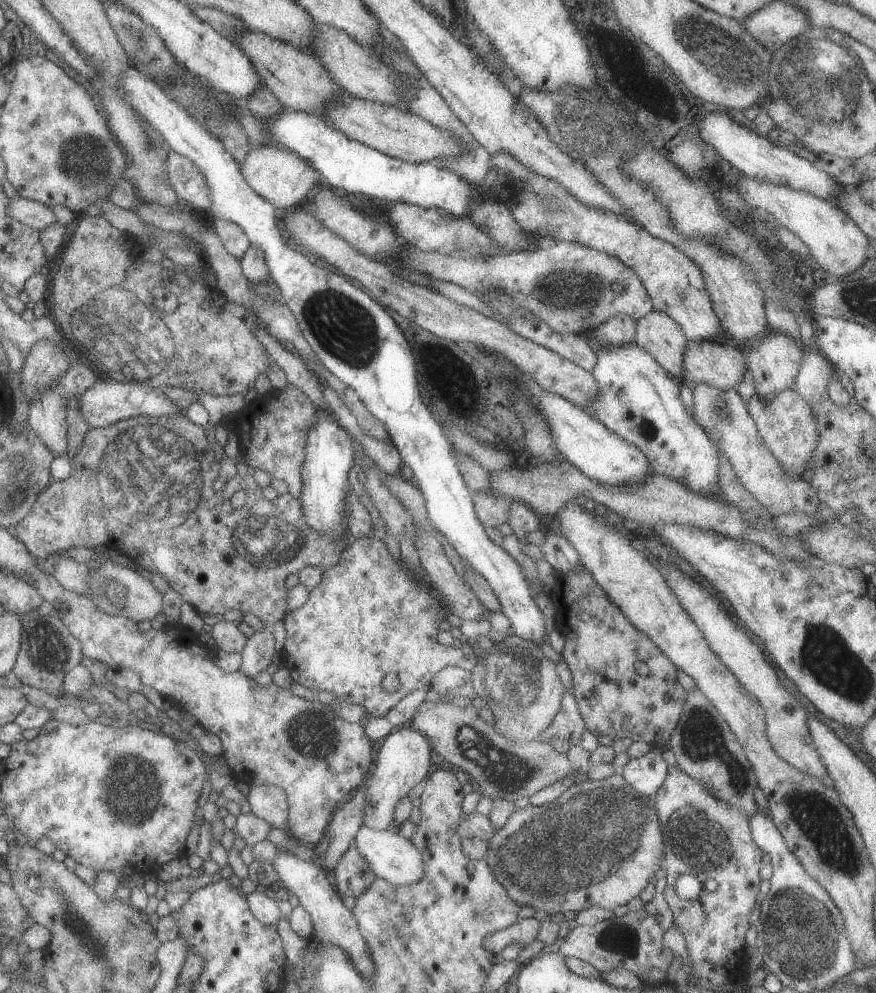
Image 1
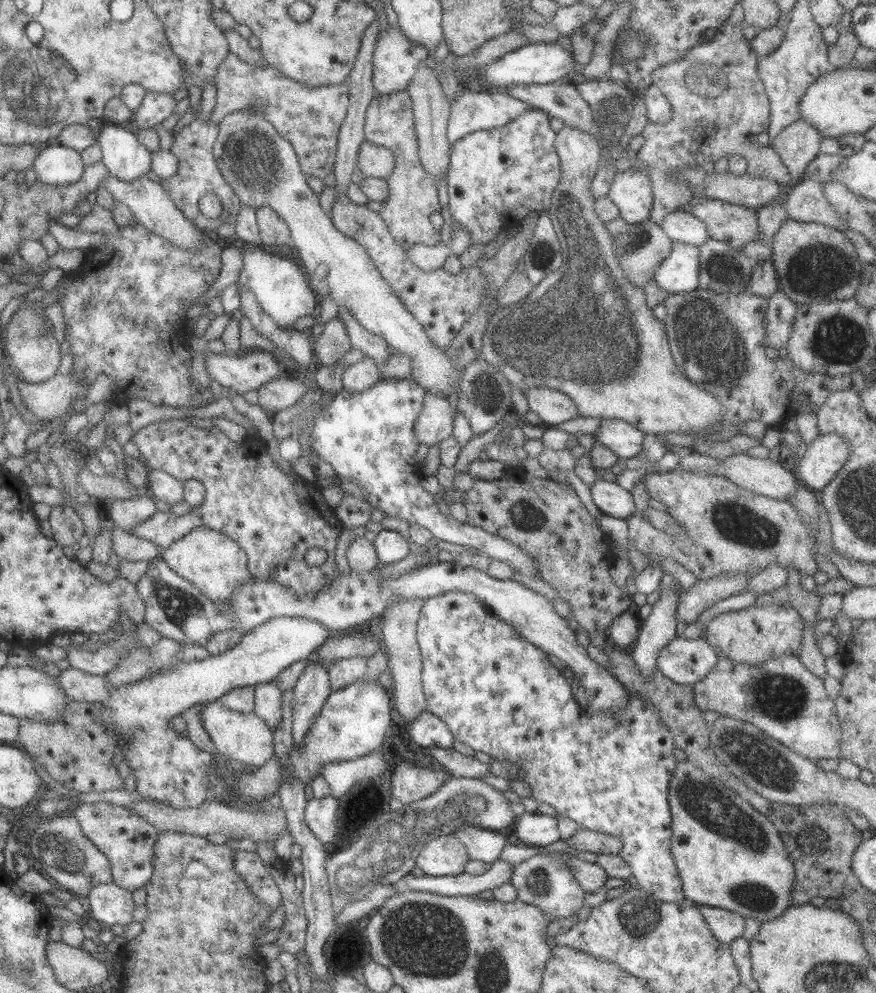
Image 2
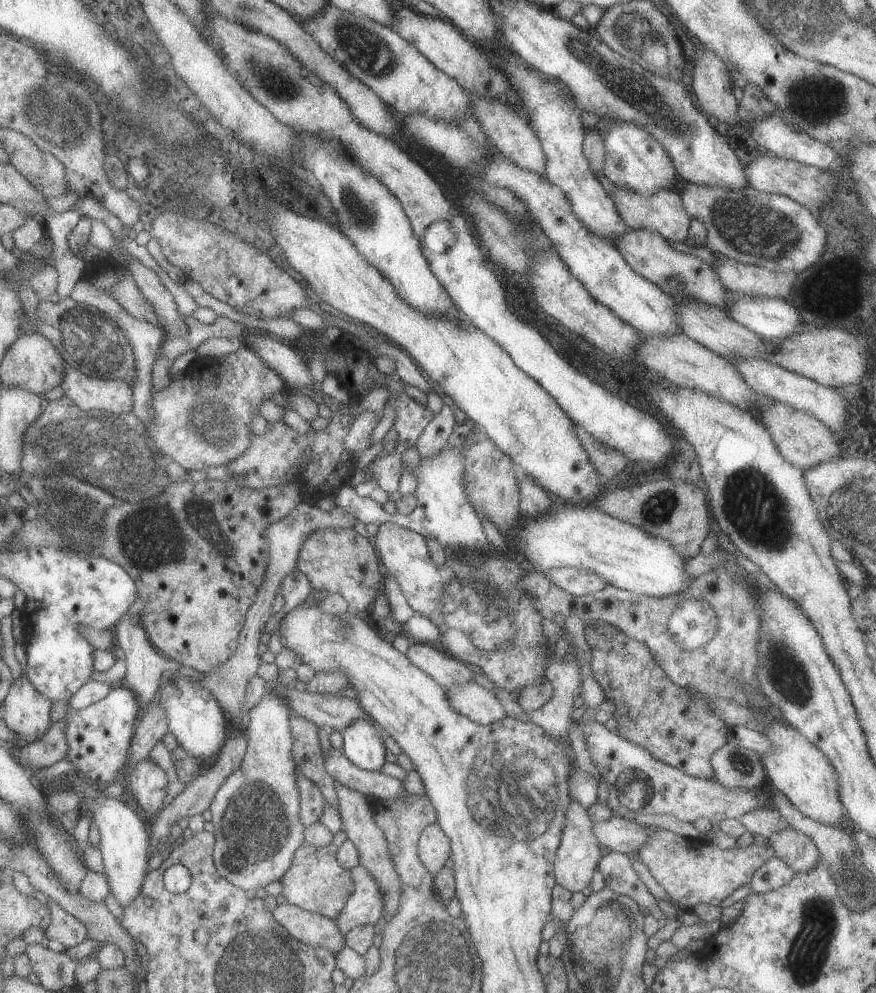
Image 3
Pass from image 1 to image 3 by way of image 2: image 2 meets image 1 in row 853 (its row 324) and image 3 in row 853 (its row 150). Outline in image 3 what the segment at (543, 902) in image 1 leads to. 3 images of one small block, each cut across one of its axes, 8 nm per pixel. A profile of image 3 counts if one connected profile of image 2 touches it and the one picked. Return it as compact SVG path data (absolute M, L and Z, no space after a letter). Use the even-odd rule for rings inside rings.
M569 798L567 810L563 812L563 829L559 847L555 852L554 880L556 885L565 888L569 893L581 892L590 884L595 869L602 858L600 847L591 832L591 820L586 809L573 798Z

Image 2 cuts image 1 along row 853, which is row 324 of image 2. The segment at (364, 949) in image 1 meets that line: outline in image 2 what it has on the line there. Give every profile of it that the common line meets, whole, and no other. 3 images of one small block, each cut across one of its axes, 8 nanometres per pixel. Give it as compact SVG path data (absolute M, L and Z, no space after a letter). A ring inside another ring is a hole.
M244 246L241 250L243 266L235 281L241 288L253 292L261 310L271 317L279 328L291 328L302 316L316 316L319 299L308 284L307 276L299 266L287 258L279 258L260 250L258 246Z

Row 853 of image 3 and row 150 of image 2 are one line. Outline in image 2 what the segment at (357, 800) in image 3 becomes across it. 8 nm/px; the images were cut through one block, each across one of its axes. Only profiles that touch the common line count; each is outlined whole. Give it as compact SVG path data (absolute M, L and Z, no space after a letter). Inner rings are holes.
M367 141L359 146L356 167L363 177L385 180L389 177L393 166L394 159L389 150Z

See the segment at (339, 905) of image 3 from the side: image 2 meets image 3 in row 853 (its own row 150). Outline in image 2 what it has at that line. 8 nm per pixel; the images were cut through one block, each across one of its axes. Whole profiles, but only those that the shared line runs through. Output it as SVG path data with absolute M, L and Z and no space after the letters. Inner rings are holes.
M229 51L225 56L225 60L215 70L214 86L216 87L216 105L213 114L211 114L211 122L215 125L218 126L225 116L252 106L257 101L258 104L262 104L261 116L263 116L264 120L267 120L275 128L279 136L291 144L297 156L301 173L305 177L323 180L331 173L334 159L336 158L338 133L348 108L349 86L347 82L331 86L319 86L317 88L303 86L297 80L291 80L291 78L283 76L276 68L268 65L255 68L251 64L245 64L243 60L239 60L233 52Z

